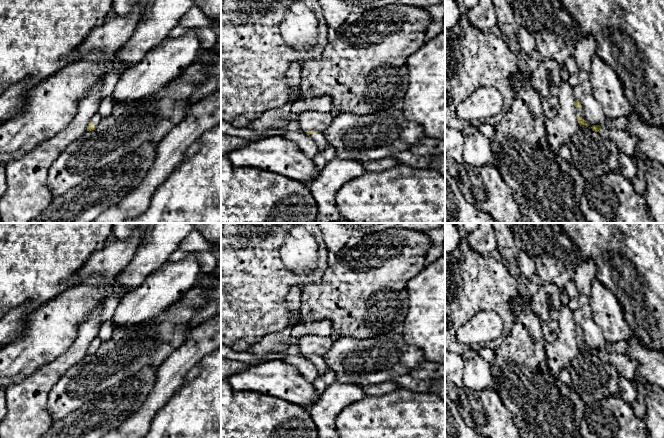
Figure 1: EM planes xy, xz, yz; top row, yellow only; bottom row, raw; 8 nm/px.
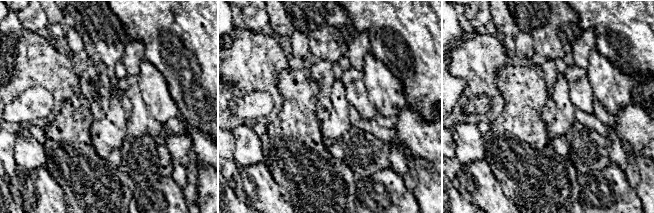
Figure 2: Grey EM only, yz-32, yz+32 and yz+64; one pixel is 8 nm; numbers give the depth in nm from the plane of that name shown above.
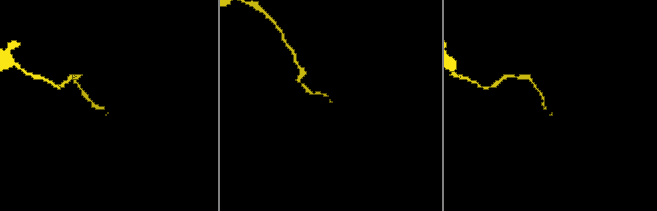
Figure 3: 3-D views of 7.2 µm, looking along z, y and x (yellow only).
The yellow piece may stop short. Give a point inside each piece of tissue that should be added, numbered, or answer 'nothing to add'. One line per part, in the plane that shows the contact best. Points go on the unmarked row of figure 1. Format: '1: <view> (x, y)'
1: xz (319, 361)

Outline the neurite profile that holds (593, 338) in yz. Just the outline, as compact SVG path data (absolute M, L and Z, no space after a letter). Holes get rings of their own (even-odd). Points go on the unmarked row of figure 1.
M589 304L573 311L572 320L581 327L584 334L584 344L588 348L587 351L581 349L580 352L586 352L593 355L592 351L594 349L610 351L600 328L593 320L591 306Z

